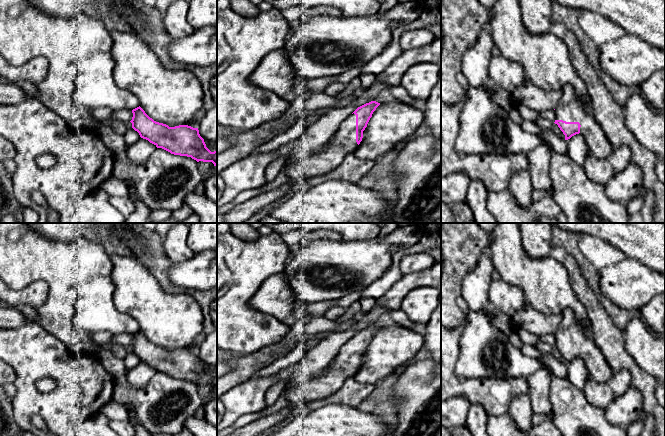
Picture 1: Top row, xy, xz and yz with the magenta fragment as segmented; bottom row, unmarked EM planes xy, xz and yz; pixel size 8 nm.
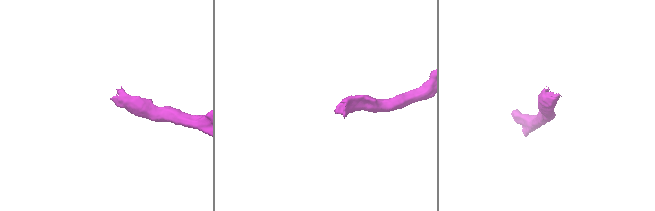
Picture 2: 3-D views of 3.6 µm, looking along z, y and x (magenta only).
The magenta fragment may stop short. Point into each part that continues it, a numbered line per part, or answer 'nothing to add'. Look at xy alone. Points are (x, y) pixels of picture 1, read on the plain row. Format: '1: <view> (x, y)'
nothing to add

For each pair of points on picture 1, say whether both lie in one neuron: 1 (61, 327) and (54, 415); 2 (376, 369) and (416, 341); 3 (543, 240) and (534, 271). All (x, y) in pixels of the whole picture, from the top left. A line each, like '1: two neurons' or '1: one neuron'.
1: two neurons
2: one neuron
3: two neurons

